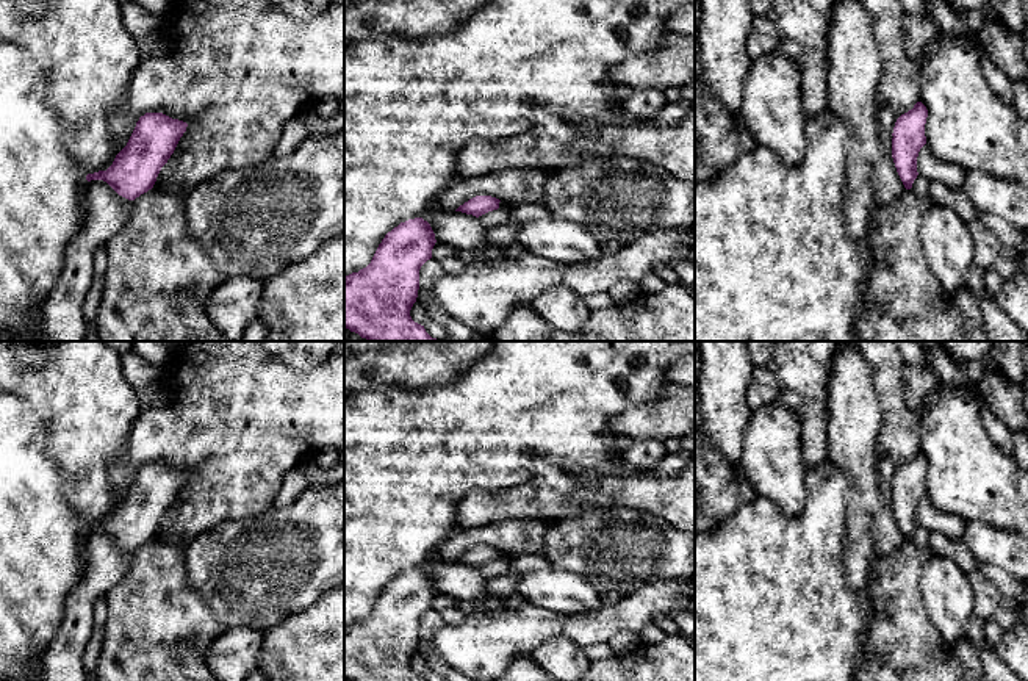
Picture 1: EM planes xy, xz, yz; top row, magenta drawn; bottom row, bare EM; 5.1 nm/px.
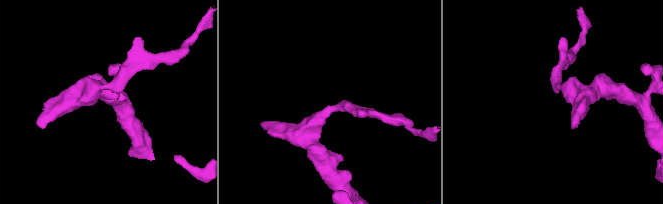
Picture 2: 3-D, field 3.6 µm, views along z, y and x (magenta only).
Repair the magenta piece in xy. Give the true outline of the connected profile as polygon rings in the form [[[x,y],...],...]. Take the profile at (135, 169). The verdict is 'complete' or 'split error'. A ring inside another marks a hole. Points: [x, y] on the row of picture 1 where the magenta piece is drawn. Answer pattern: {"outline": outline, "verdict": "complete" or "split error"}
{"outline": [[[146,113],[113,164],[106,171],[88,174],[86,180],[103,180],[119,196],[135,200],[153,188],[186,127],[186,122],[163,113]]], "verdict": "complete"}

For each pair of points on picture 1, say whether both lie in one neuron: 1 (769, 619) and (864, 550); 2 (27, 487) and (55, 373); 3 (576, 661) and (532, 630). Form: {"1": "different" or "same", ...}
{"1": "different", "2": "different", "3": "different"}

